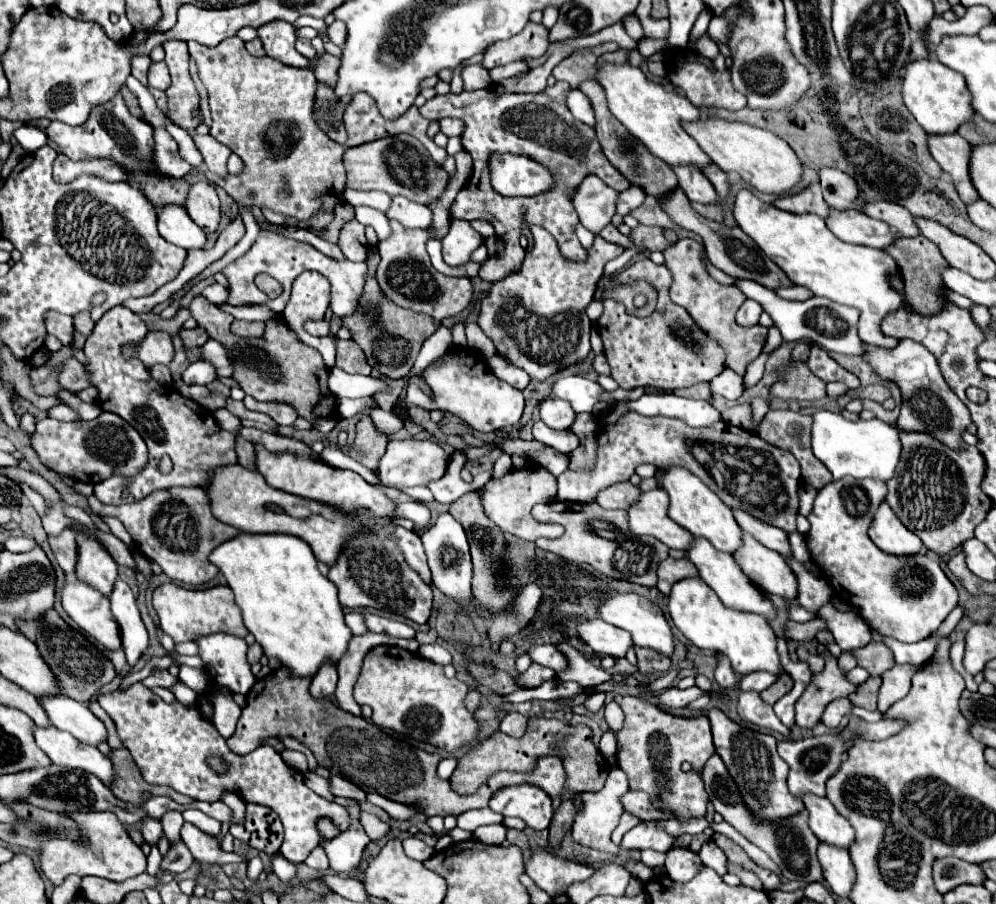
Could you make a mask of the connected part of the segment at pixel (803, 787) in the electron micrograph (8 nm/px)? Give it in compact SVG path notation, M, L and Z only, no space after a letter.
M837 732L835 734L823 734L823 736L809 736L801 740L781 740L777 742L779 756L789 764L789 790L801 798L805 792L811 792L815 796L825 796L825 782L829 776L833 776L843 760L843 754L853 746L851 740L845 742Z

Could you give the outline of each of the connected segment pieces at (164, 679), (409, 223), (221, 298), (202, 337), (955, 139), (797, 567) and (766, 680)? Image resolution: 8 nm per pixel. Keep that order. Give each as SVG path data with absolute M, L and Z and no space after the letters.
M167 670L157 672L157 674L153 674L153 676L149 676L149 678L145 678L145 680L143 680L143 684L145 684L147 688L153 688L153 686L169 688L169 686L171 686L171 684L175 684L175 682L177 682L177 678L175 678L175 676L171 676Z
M393 196L387 218L395 218L407 228L427 228L431 222L431 210L411 200L403 200L401 196Z
M217 284L217 288L207 288L207 290L203 290L203 294L205 294L205 298L207 298L209 302L213 302L213 304L223 304L223 302L227 300L227 288L223 288L223 286L219 286L219 284Z
M197 326L195 330L183 330L181 328L179 336L181 336L185 348L201 348L209 340L209 334L201 326Z
M957 132L951 136L929 136L929 152L937 160L937 164L943 168L943 172L951 176L965 204L979 198L969 178L971 146L967 144L967 140L963 140Z
M787 556L787 564L797 576L797 600L801 602L801 606L811 612L817 612L825 602L829 602L833 588L827 580L821 580L815 574L807 572L807 568L803 568L803 564L797 562L793 556Z
M751 672L741 678L741 688L761 692L761 690L769 688L775 680L777 680L777 676L771 676L771 672Z

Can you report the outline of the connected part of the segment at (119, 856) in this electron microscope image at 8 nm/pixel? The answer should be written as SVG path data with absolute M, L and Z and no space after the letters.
M67 812L65 818L71 818L77 826L77 832L87 838L89 846L81 846L73 840L47 840L41 844L41 870L51 880L53 886L63 884L69 874L77 876L99 876L115 882L123 882L137 874L143 874L147 868L147 856L141 848L129 838L125 826L117 820L113 812Z

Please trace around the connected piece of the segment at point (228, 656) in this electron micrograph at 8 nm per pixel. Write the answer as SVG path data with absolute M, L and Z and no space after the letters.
M231 634L197 636L195 644L211 682L229 692L247 694L255 684L255 676L247 662L247 644Z

